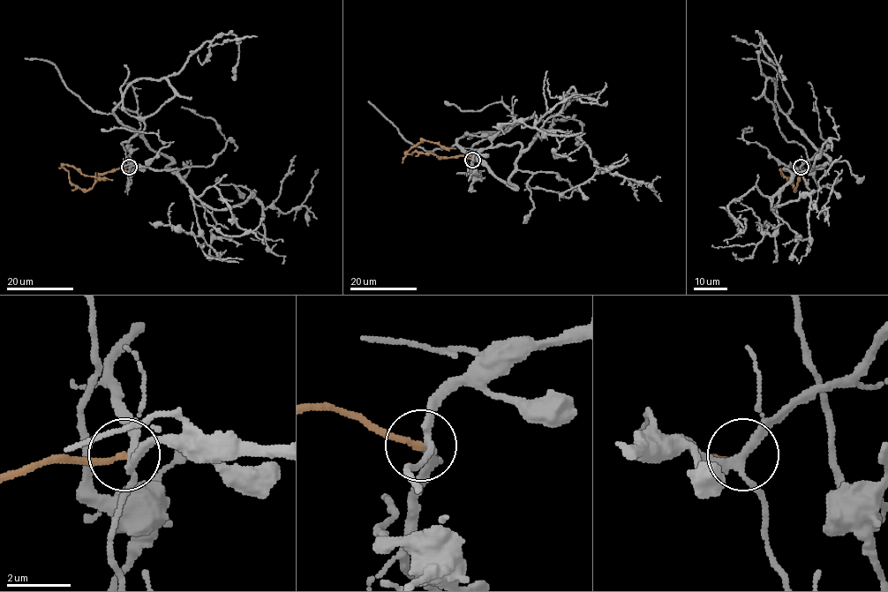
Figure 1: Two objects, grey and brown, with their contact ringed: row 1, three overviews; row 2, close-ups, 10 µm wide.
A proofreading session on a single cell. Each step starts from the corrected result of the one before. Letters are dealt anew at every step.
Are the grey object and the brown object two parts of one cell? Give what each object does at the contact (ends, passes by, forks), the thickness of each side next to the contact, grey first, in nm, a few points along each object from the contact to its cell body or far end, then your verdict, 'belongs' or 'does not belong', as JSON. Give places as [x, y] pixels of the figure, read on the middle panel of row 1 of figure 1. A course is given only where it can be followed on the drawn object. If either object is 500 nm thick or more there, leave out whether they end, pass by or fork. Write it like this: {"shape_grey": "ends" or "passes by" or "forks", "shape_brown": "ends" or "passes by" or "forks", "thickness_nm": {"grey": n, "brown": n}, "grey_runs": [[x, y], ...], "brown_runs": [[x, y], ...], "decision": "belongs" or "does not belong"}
{"shape_grey": "forks", "shape_brown": "ends", "thickness_nm": {"grey": 240, "brown": 190}, "grey_runs": [[472, 159], [500, 145], [525, 150], [571, 88], [583, 102], [597, 102], [552, 98], [548, 78]], "brown_runs": [[472, 159], [463, 156], [440, 158], [430, 153], [406, 153], [423, 140], [455, 148]], "decision": "does not belong"}

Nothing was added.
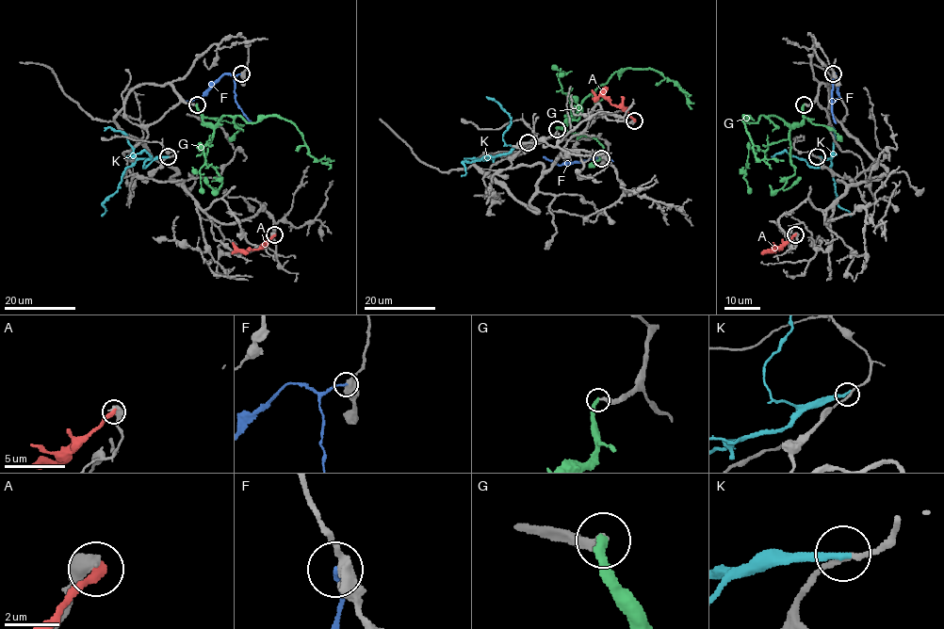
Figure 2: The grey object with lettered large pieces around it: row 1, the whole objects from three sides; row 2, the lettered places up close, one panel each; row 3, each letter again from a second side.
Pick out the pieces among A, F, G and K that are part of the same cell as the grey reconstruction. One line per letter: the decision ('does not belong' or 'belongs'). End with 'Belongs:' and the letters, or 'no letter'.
A: does not belong
F: does not belong
G: belongs
K: does not belong
Belongs: G

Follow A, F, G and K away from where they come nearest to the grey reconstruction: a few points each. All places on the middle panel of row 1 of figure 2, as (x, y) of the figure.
A: (634, 120), (617, 105), (601, 95), (596, 96), (592, 89)
F: (601, 158), (561, 166), (543, 156)
G: (557, 129), (614, 72), (631, 68), (651, 69), (671, 80), (685, 93), (691, 109)
K: (528, 143), (516, 145), (508, 153), (464, 162), (465, 173), (461, 176)

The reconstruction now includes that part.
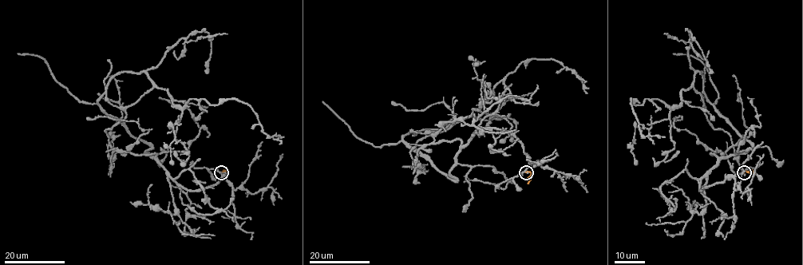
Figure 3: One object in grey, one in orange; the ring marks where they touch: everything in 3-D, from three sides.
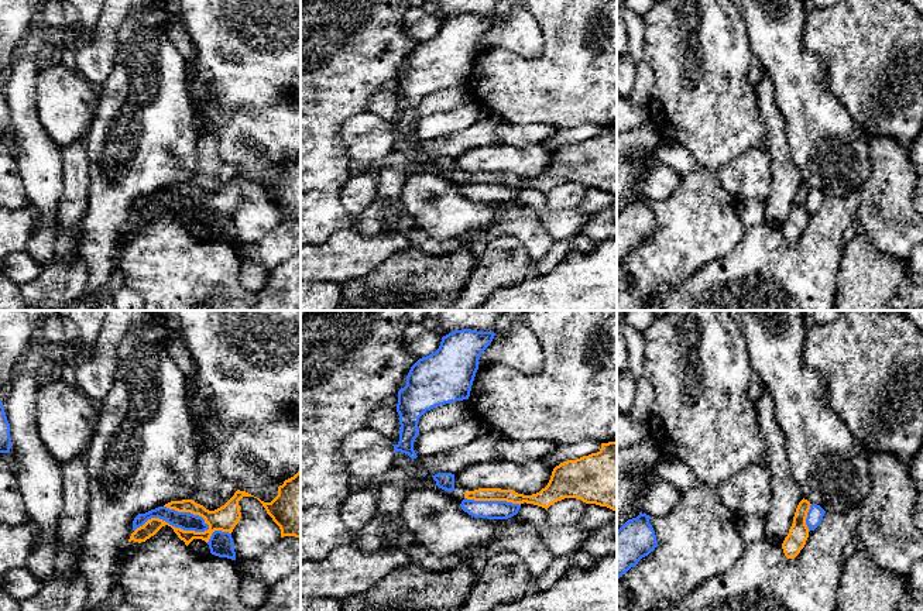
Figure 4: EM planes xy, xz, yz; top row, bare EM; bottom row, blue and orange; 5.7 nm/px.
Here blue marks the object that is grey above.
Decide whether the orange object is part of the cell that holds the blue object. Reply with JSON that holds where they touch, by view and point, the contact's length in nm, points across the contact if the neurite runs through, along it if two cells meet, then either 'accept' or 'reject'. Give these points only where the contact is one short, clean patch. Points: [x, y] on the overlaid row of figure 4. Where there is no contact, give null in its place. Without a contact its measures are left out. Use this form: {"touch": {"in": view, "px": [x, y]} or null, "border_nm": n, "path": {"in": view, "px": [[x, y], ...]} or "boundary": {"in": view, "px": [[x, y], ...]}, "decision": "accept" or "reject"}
{"touch": {"in": "xy", "px": [172, 525]}, "border_nm": 440, "decision": "reject"}

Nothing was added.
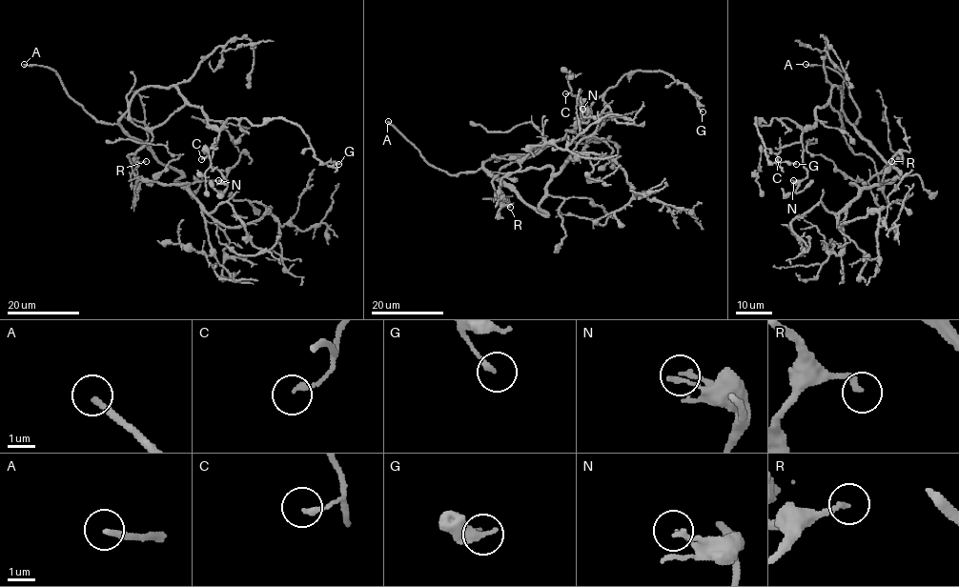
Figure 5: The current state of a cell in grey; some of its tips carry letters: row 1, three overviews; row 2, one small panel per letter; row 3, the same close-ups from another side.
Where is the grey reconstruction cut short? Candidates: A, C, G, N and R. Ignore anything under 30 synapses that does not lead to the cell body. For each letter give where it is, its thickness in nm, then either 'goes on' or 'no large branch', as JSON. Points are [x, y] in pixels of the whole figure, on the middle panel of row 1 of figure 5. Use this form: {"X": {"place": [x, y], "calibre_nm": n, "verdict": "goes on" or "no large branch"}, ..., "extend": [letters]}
{"A": {"place": [388, 121], "calibre_nm": 220, "verdict": "goes on"}, "C": {"place": [565, 93], "calibre_nm": 180, "verdict": "no large branch"}, "G": {"place": [703, 111], "calibre_nm": 200, "verdict": "no large branch"}, "N": {"place": [582, 109], "calibre_nm": 160, "verdict": "no large branch"}, "R": {"place": [510, 207], "calibre_nm": 200, "verdict": "goes on"}, "extend": ["A", "R"]}

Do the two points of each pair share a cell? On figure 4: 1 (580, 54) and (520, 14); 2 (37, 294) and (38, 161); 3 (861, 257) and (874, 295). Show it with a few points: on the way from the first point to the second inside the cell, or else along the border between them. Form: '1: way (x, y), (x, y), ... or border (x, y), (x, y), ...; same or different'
1: border (531, 14), (541, 28), (544, 51), (525, 58); different
2: border (55, 260), (44, 267); different
3: way (861, 267), (867, 285); same

